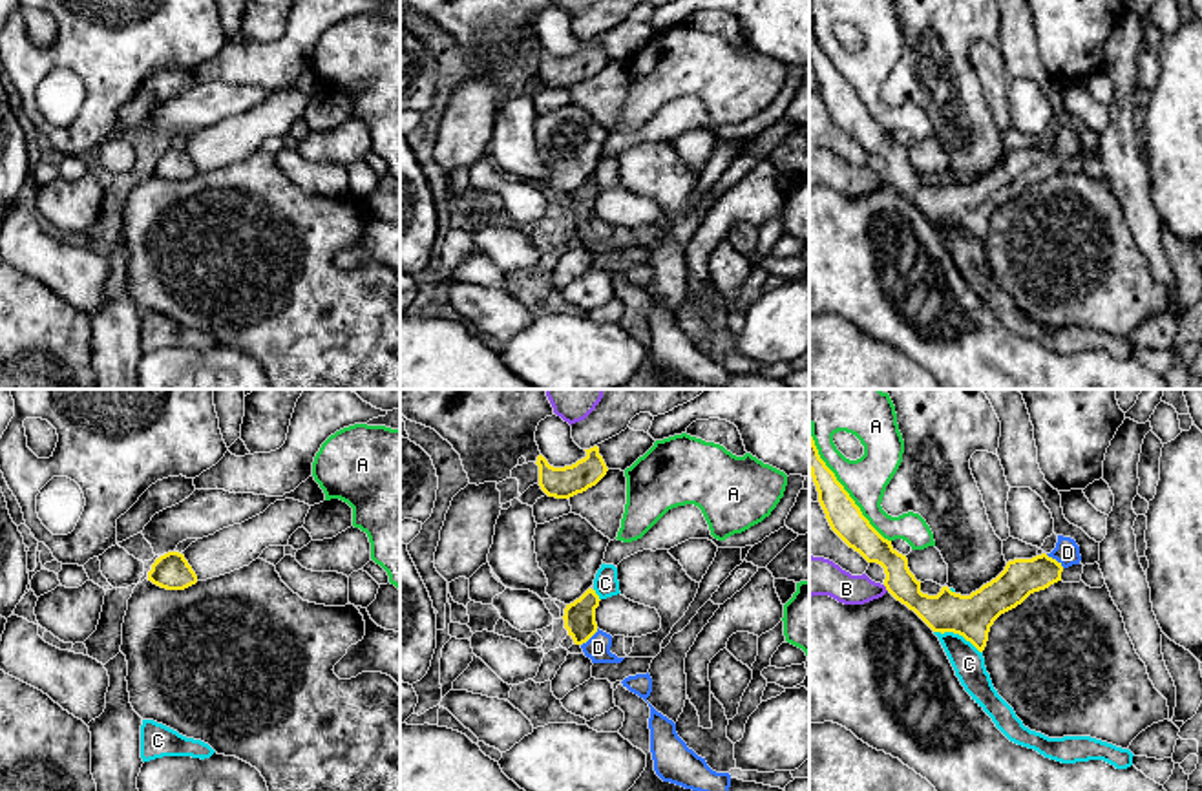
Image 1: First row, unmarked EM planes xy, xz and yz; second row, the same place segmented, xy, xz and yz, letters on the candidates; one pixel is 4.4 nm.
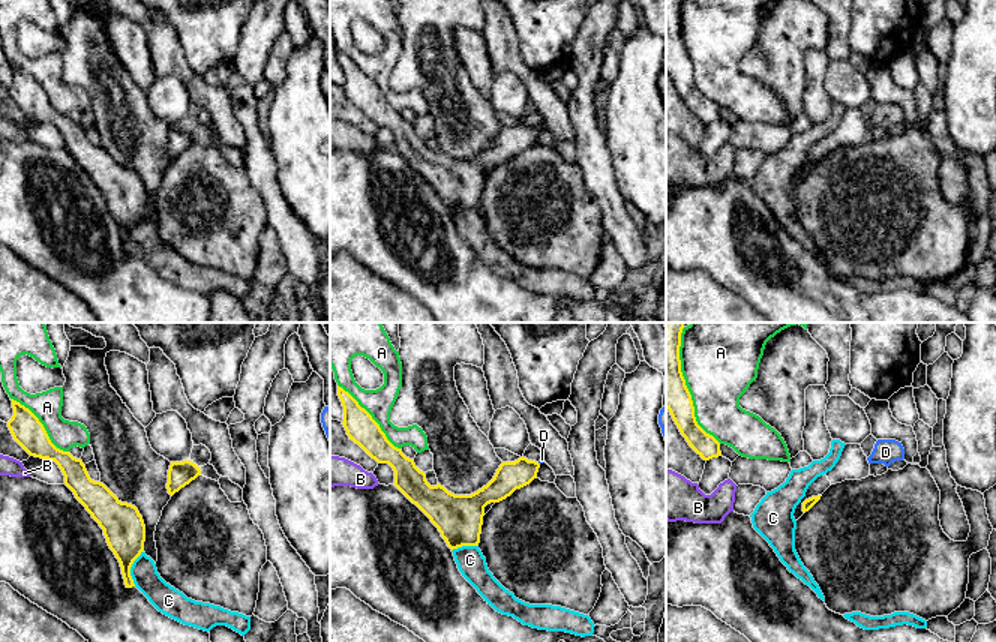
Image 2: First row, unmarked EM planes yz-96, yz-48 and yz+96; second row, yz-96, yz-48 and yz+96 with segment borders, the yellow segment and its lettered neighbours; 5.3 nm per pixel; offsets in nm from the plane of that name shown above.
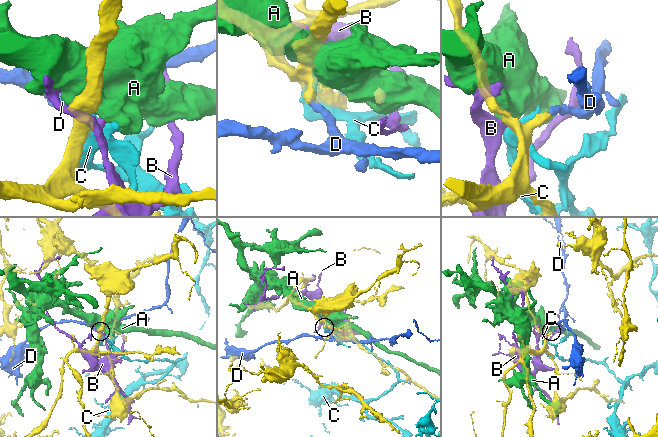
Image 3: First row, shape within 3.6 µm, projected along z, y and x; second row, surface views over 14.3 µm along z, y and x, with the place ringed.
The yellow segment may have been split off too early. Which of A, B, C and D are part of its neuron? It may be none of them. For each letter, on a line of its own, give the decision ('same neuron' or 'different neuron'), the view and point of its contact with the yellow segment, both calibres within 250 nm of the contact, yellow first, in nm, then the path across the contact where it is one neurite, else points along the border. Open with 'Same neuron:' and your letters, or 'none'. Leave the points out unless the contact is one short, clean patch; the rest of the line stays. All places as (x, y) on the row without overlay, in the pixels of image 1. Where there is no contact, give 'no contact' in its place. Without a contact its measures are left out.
Same neuron: D
A: different neuron | yz (839, 73) | 150/190 nm
B: different neuron | yz (886, 179) | 150/140 nm
C: different neuron | yz (958, 223) | 190/140 nm
D: same neuron | yz (1054, 150) | 160/110 nm | across yz (1020, 168), (1038, 165), (1054, 150), (1067, 143)

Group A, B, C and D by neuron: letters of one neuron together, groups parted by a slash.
A / B / C / D

